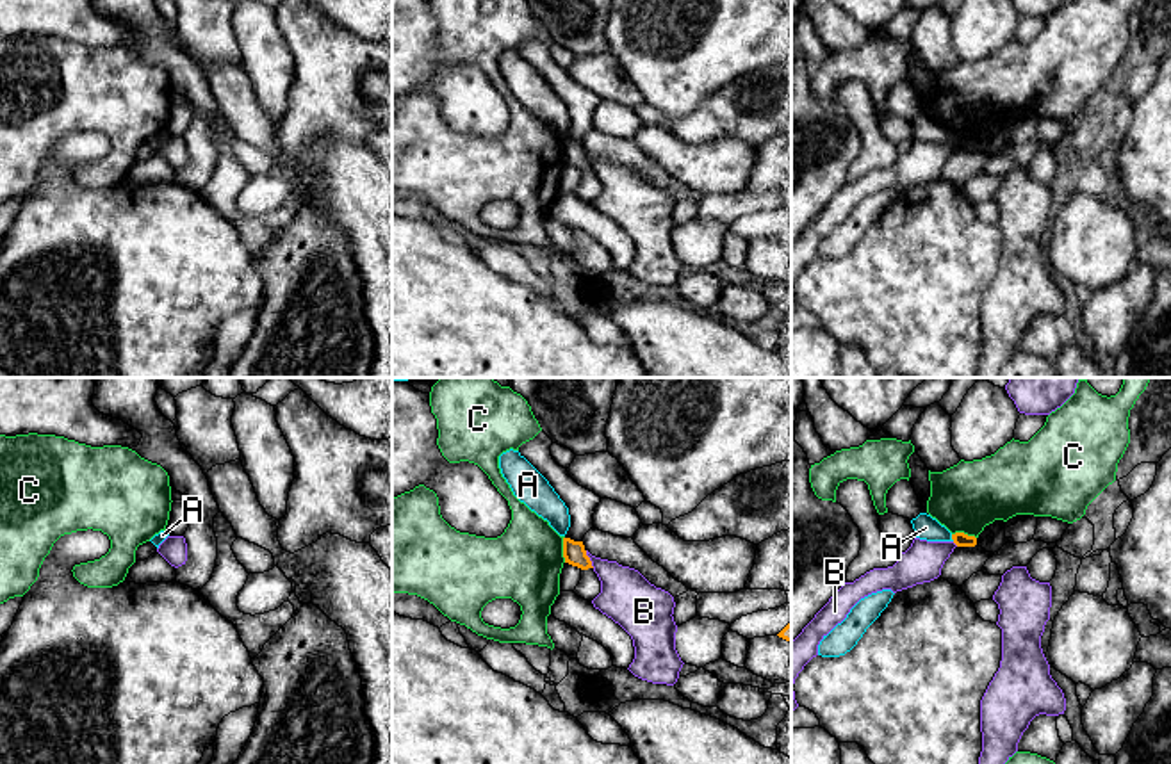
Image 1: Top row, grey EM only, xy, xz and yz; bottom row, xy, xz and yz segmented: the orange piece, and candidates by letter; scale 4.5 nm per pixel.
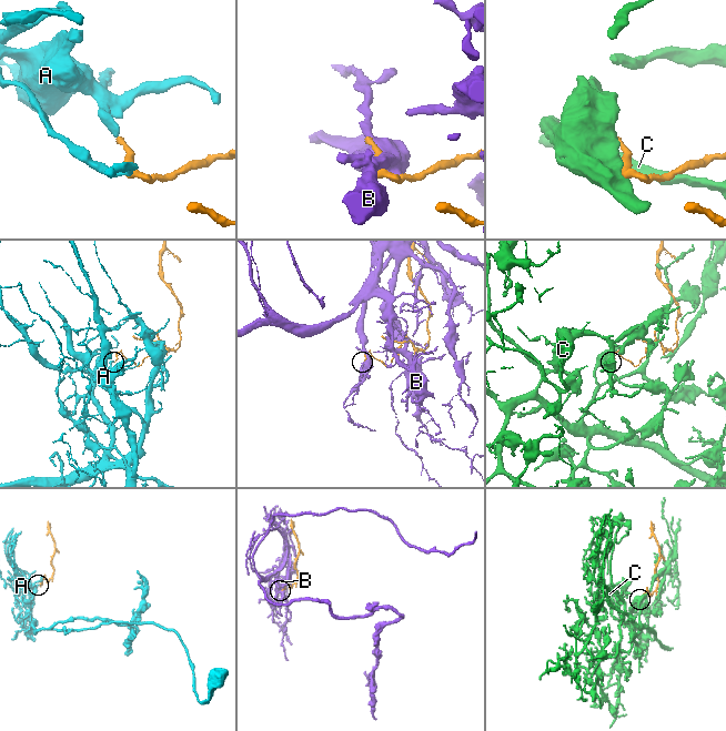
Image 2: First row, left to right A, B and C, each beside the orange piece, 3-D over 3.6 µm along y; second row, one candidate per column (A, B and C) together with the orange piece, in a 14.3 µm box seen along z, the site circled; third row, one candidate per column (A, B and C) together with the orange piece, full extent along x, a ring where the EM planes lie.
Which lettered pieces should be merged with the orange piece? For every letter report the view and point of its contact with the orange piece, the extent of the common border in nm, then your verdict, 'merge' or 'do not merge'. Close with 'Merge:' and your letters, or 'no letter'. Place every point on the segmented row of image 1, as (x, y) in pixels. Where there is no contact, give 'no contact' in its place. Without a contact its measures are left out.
A: yz (952, 538) | 40 nm | do not merge
B: xz (589, 560) | 90 nm | do not merge
C: xz (564, 549) | 120 nm | do not merge
Merge: no letter

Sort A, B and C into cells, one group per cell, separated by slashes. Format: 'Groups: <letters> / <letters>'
Groups: A / B / C

